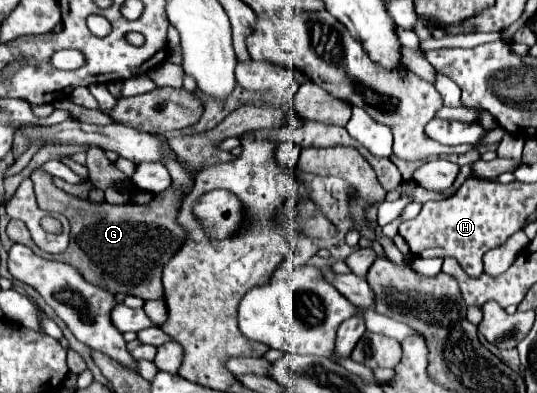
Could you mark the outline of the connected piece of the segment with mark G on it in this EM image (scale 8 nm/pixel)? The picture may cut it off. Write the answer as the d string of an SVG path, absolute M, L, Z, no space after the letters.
M36 169L30 179L34 181L38 205L44 211L58 211L58 213L66 215L66 219L70 221L68 249L62 251L60 255L40 251L40 257L52 259L52 261L64 261L64 263L76 267L84 275L84 279L90 279L90 283L96 283L108 291L114 291L116 295L138 295L142 299L162 299L164 297L162 269L172 259L172 255L180 249L180 245L186 237L184 229L180 225L176 225L176 215L178 215L180 203L186 197L180 189L176 189L172 185L160 199L152 199L150 203L144 203L144 205L110 205L110 203L94 205L94 203L88 203L86 199L72 199L68 193L60 191L52 183L52 177L48 173L44 173L40 169Z

